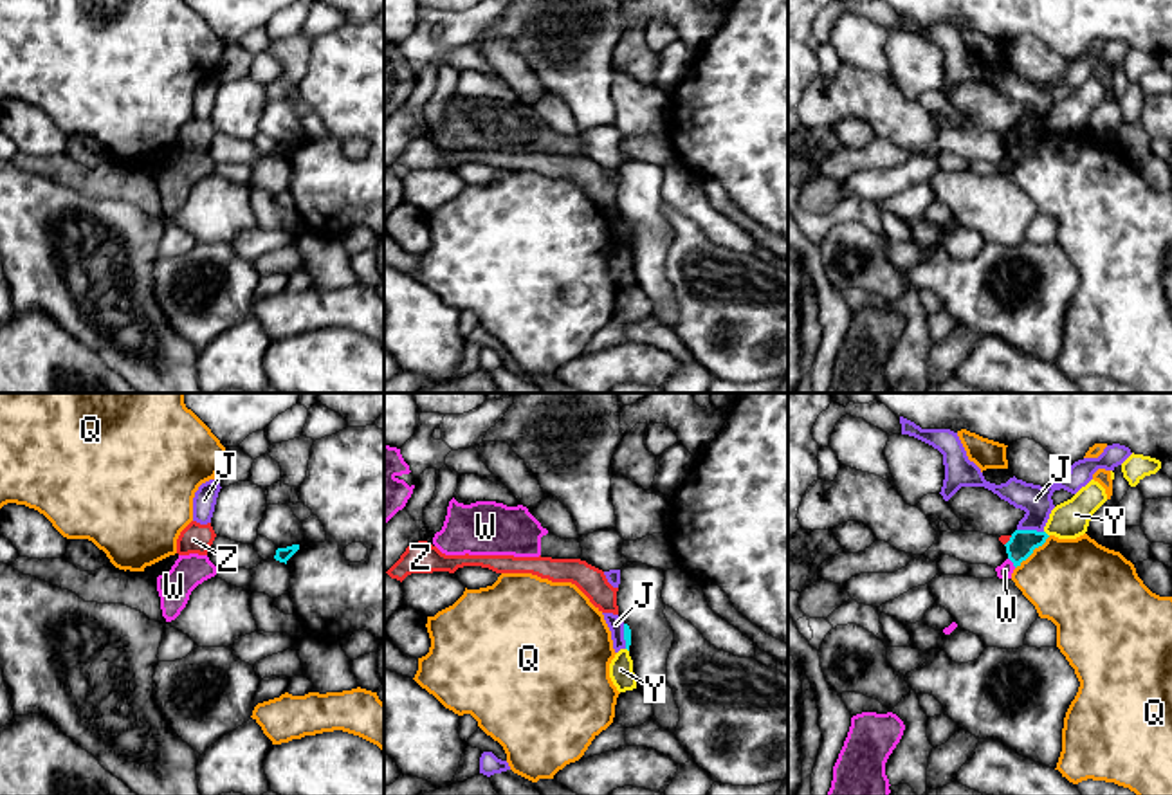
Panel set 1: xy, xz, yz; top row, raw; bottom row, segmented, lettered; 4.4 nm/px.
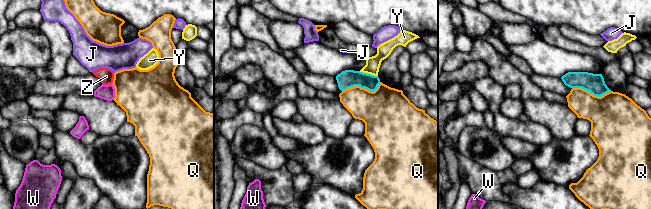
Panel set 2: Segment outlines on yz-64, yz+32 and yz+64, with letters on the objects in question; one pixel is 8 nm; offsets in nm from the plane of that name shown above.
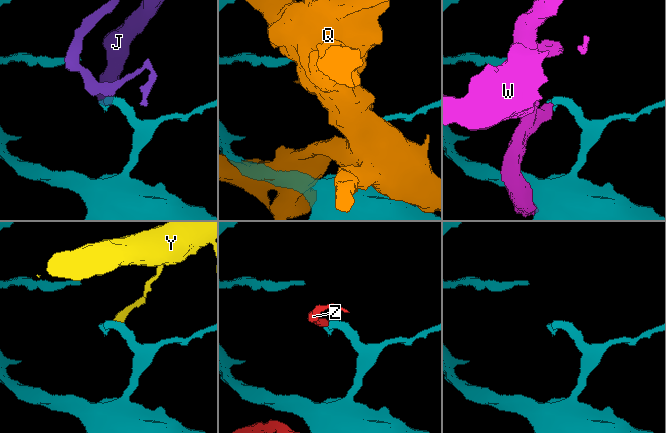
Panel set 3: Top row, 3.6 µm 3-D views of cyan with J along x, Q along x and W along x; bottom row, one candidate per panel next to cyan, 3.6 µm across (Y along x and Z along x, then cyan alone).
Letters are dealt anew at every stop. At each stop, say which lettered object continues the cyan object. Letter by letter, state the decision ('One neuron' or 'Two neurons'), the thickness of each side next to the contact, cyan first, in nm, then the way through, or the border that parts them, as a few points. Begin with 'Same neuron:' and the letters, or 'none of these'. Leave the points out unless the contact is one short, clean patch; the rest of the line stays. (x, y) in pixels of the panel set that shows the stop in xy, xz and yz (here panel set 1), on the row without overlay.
Same neuron: none of these
J: Two neurons. Thickness 120 nm (cyan) against 140 nm
Q: Two neurons. Thickness 120 nm (cyan) against 400 nm
W: Two neurons. Thickness 120 nm (cyan) against 70 nm. Boundary: yz (1008, 154), (1016, 163)
Y: Two neurons. Thickness 120 nm (cyan) against 170 nm. Boundary: yz (1044, 127), (1048, 132)
Z: Two neurons. Thickness 120 nm (cyan) against 40 nm. Boundary: yz (1012, 132), (1005, 141)

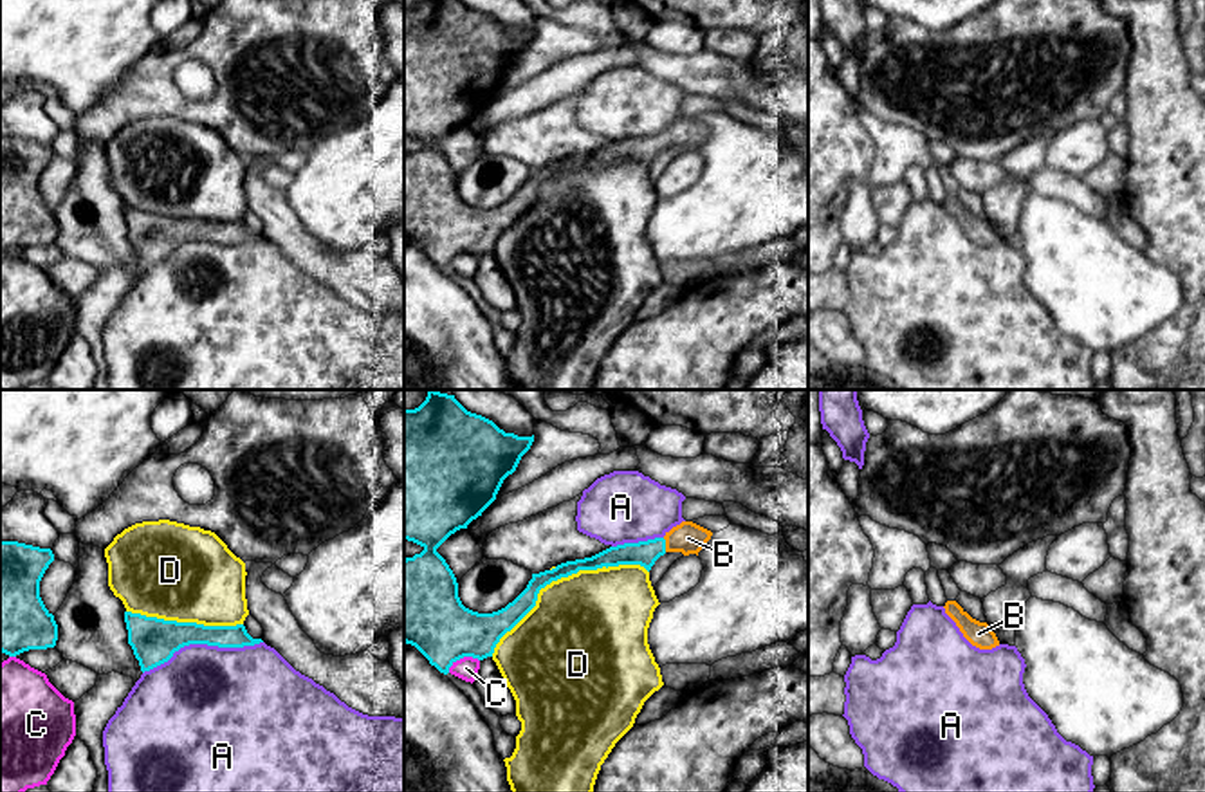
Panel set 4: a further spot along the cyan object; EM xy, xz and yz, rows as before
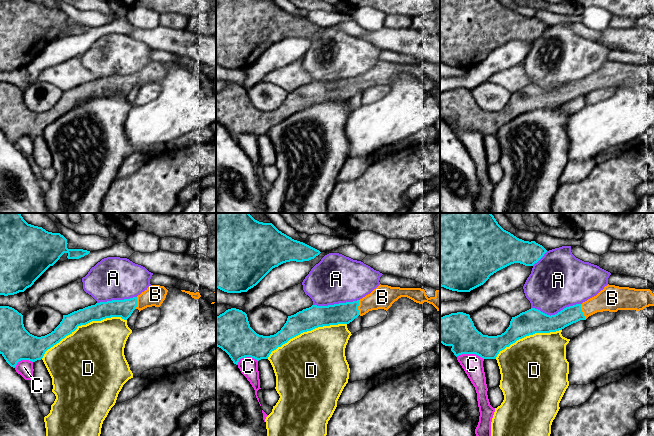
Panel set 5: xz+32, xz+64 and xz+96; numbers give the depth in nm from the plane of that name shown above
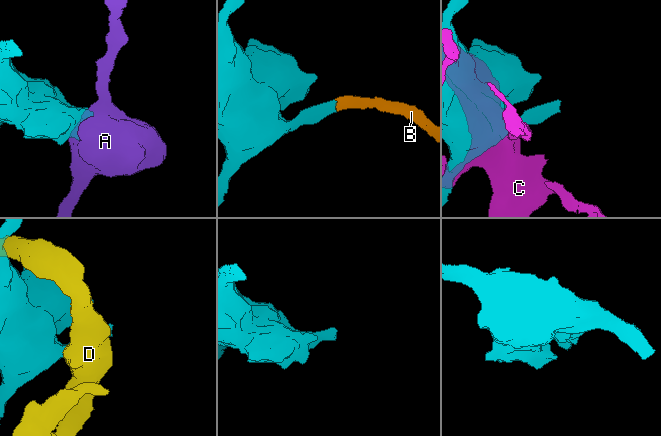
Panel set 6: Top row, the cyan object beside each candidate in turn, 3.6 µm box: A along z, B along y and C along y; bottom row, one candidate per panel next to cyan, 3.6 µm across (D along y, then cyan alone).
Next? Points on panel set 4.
Same neuron: B
A: Two neurons. Thickness 200 nm (cyan) against 480 nm
B: One neuron. Thickness 110 nm (cyan) against 140 nm. Path across: xz (644, 148), (664, 141), (688, 134)
C: Two neurons. Thickness 320 nm (cyan) against 100 nm
D: Two neurons. Thickness 90 nm (cyan) against 480 nm

